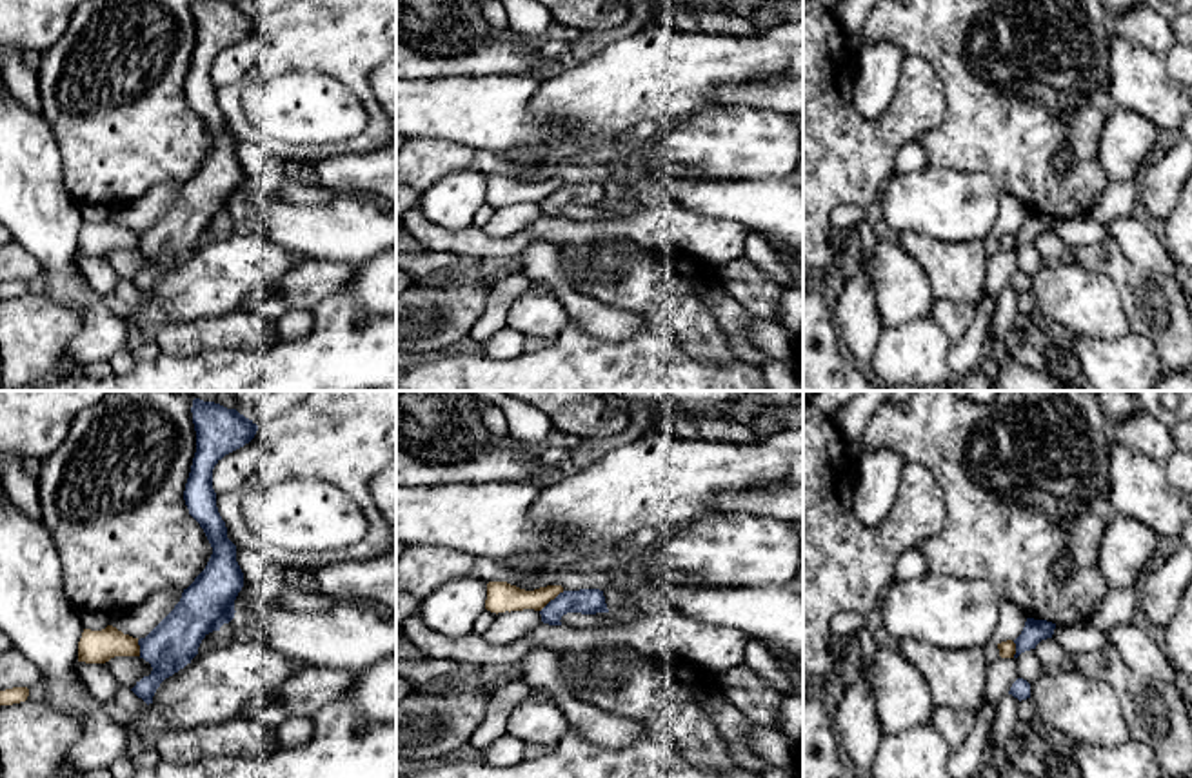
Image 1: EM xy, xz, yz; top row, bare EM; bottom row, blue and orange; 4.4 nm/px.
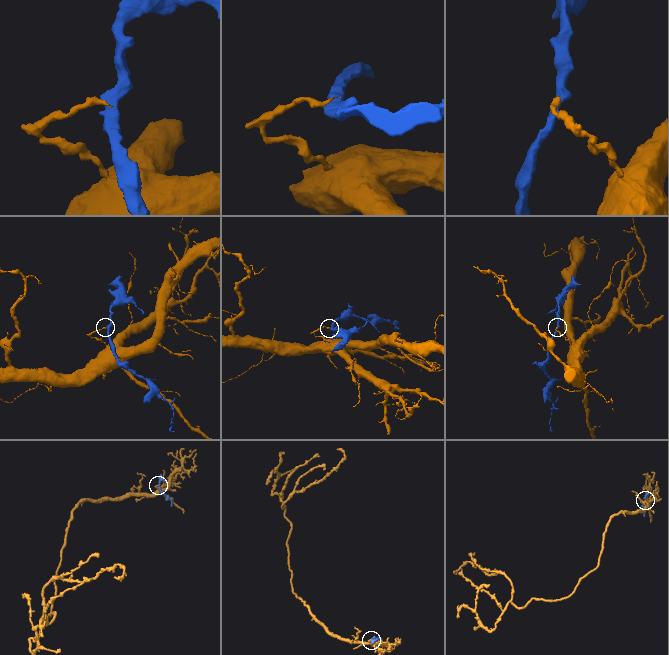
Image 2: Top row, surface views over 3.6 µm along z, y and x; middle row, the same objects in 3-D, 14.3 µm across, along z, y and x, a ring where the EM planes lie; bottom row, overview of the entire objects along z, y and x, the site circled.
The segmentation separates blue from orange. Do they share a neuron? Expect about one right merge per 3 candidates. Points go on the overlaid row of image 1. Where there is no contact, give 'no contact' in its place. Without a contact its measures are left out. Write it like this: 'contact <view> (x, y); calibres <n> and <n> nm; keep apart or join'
contact xz (551, 600); calibres 110 and 130 nm; keep apart

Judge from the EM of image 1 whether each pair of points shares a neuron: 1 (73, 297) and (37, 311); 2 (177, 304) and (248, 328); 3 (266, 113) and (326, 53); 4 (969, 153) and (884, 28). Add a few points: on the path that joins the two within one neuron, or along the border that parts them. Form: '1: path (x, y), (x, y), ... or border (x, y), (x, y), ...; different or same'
1: border (46, 289), (80, 317), (80, 329), (68, 344); different
2: border (237, 308), (224, 315), (173, 324); different
3: border (266, 79), (295, 71), (324, 71), (347, 88); different
4: path (969, 115), (969, 84), (922, 37); same

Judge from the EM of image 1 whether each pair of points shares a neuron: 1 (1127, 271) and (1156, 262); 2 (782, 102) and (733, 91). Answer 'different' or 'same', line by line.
1: different
2: same

